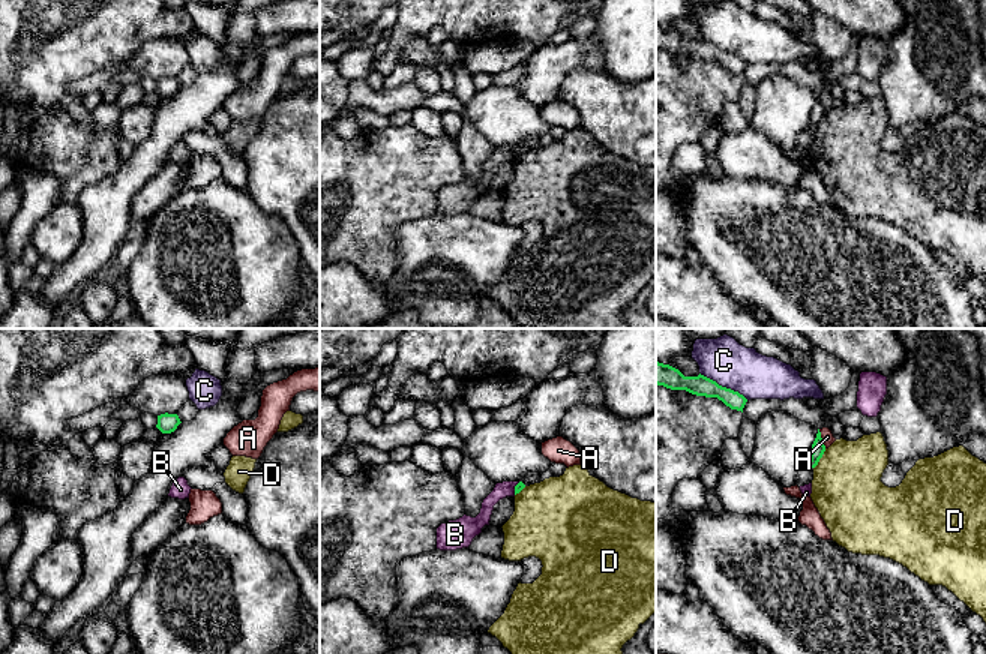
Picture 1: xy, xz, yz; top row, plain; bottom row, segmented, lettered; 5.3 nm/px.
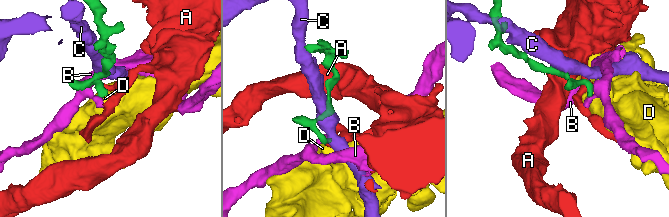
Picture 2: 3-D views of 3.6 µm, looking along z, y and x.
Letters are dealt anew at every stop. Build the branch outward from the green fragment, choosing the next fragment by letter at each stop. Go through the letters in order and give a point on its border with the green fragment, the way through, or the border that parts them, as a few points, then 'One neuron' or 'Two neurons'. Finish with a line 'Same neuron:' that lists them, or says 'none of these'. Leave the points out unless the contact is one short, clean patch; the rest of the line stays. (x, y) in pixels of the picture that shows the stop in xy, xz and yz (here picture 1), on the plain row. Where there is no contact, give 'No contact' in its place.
A: Touches green at yz (821, 102). Boundary: yz (818, 93), (826, 111). Two neurons
B: Touches green at xz (515, 152). Boundary: xz (520, 146), (514, 158). Two neurons
C: Touches green at yz (724, 51). Boundary: yz (700, 36), (722, 50), (737, 54), (748, 63). Two neurons
D: Touches green at yz (820, 122). Boundary: yz (826, 113), (814, 132). Two neurons
Same neuron: none of these

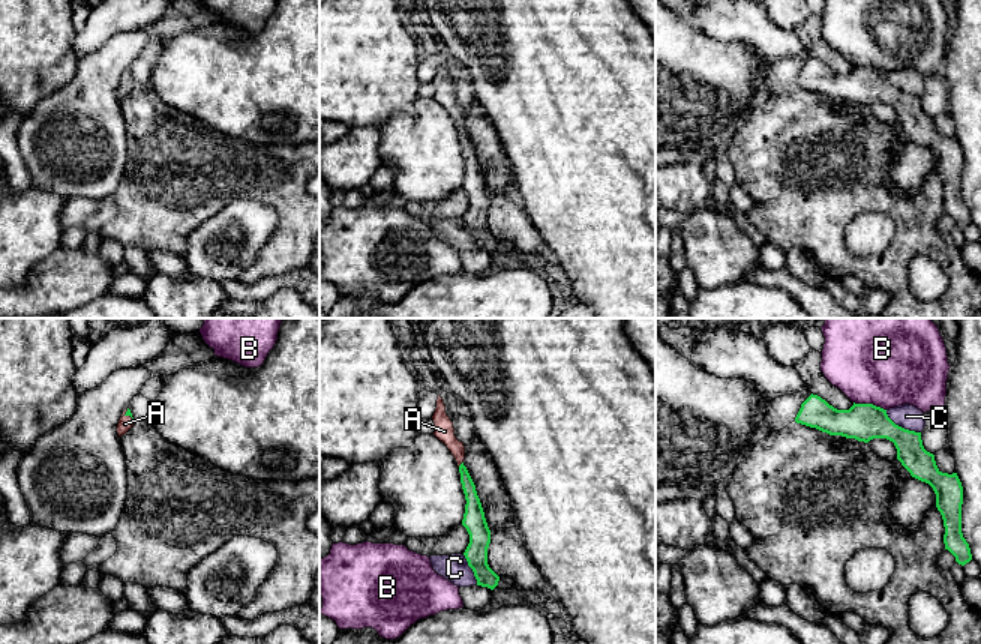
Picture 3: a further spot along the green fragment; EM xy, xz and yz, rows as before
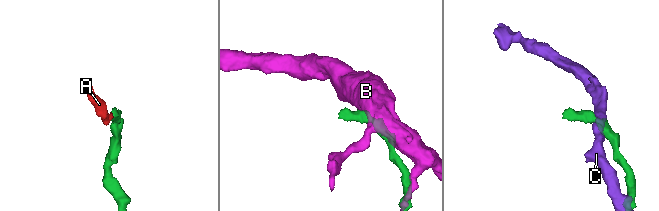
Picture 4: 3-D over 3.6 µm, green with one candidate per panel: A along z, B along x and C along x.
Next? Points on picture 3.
A: Touches green at xz (461, 128). Path across: xz (473, 173), (473, 162), (461, 128), (459, 116), (444, 95). One neuron
B: Touches green at yz (870, 68). Boundary: yz (854, 65), (875, 68), (885, 74). Two neurons
C: Touches green at yz (900, 90). Boundary: yz (885, 74), (896, 87), (920, 96). Two neurons
Same neuron: A

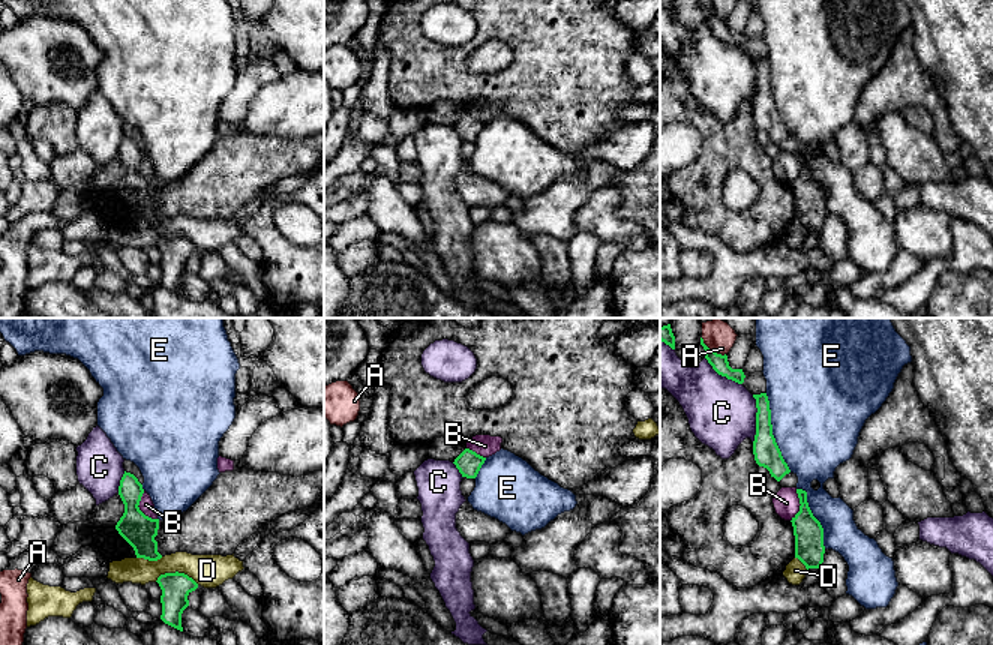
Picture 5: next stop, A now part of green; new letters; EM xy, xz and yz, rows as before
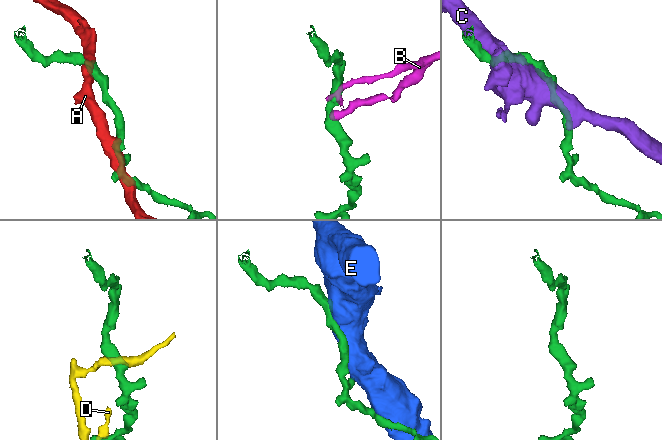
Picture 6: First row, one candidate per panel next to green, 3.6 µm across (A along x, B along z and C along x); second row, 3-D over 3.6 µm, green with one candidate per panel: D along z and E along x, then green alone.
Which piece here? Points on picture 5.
A: Touches green at yz (711, 14). Boundary: yz (701, 2), (710, 12), (725, 18). Two neurons
B: Touches green at xy (138, 173). Boundary: xy (143, 155), (138, 171), (156, 183). Two neurons
C: Touches green at yz (756, 83). Two neurons
D: Touches green at xy (177, 236). Boundary: xy (155, 245), (165, 237), (183, 236), (198, 248). Two neurons
E: Touches green at yz (771, 96). Two neurons
Same neuron: none of these

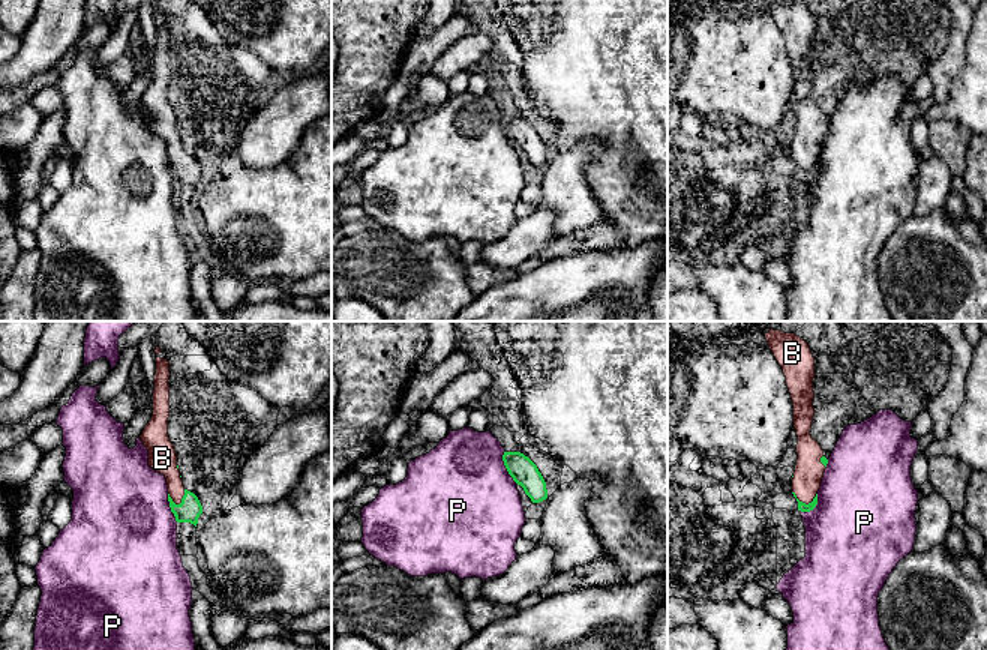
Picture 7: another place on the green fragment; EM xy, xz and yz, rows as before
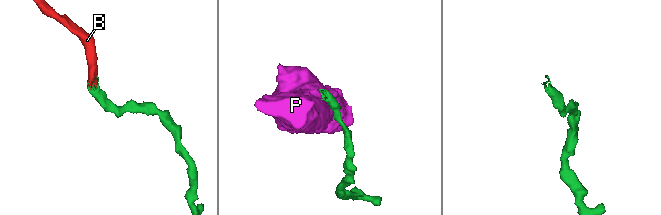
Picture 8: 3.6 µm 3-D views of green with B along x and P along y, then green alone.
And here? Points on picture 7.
B: Touches green at yz (804, 167). Path across: yz (801, 170), (804, 167), (809, 134). One neuron
P: Touches green at xz (506, 131). Two neurons
Same neuron: B

